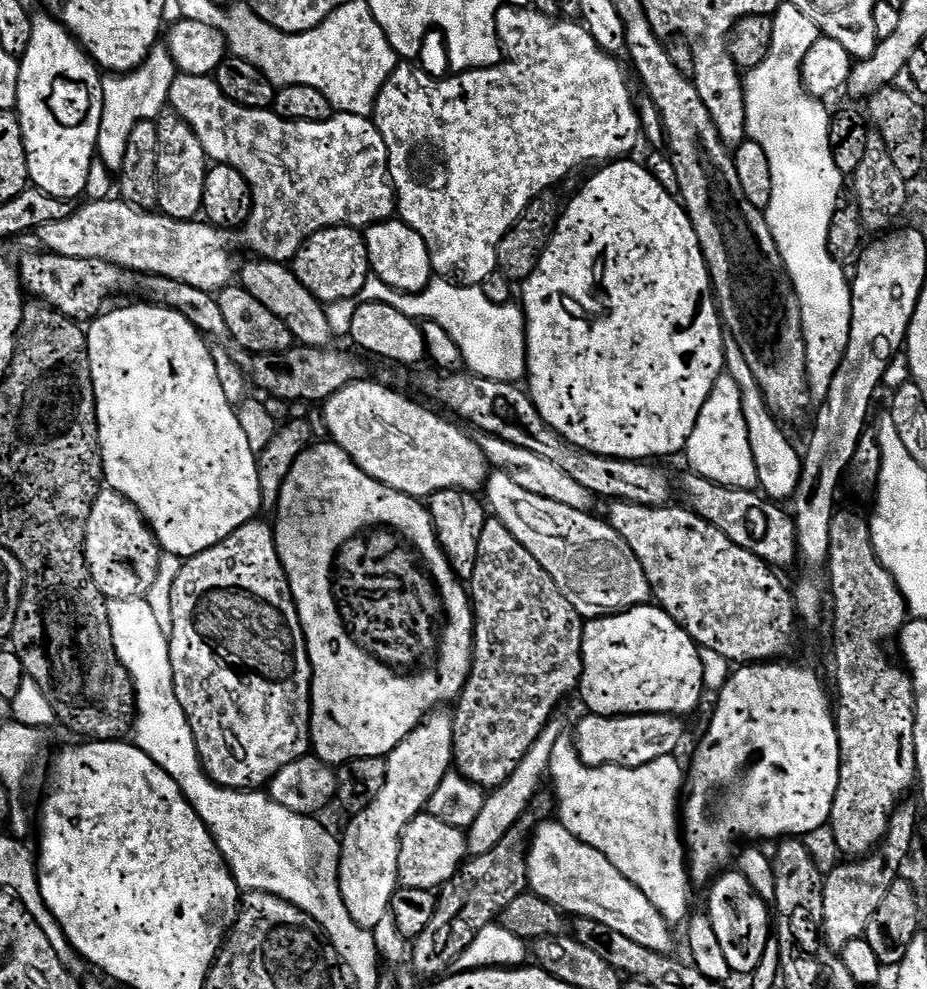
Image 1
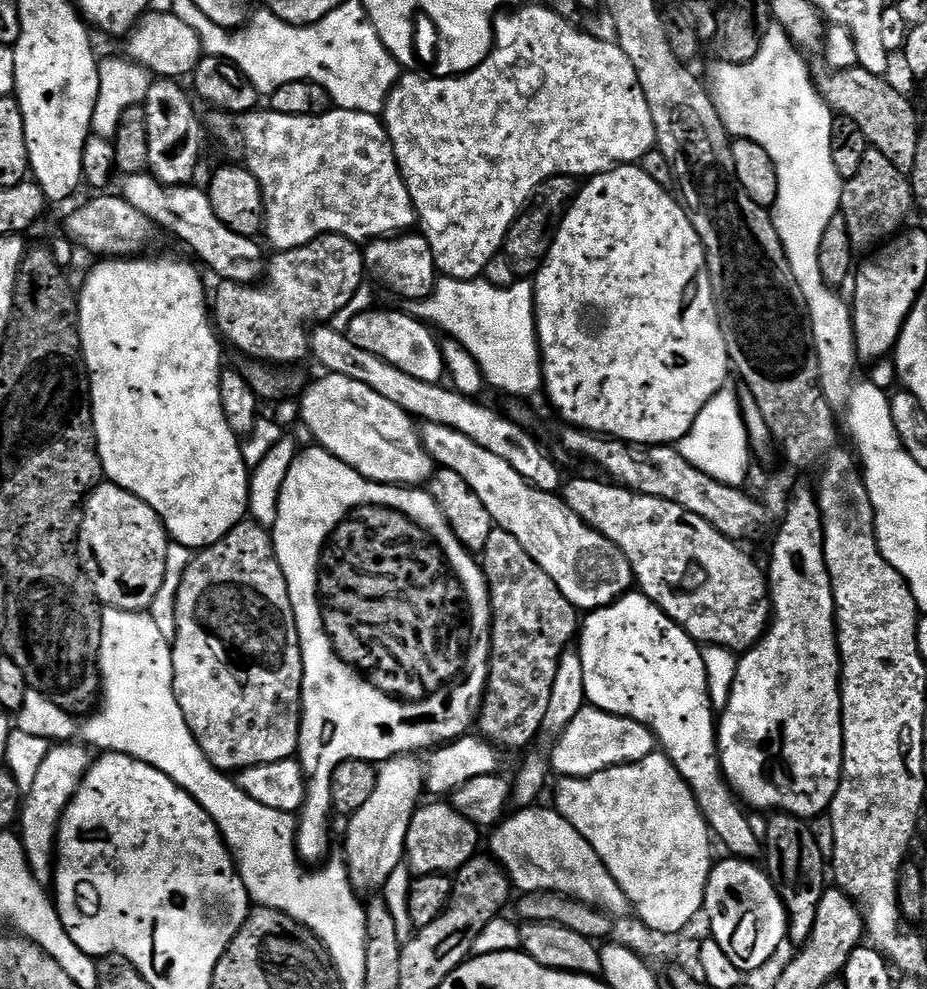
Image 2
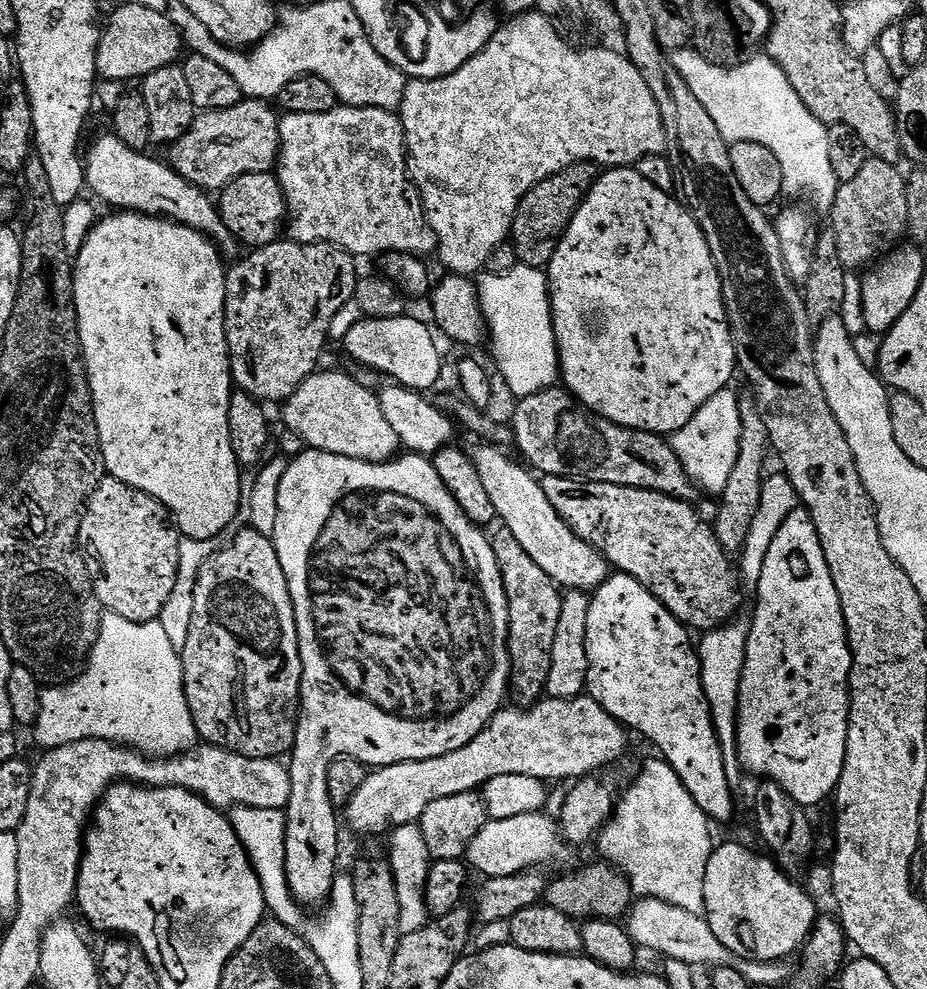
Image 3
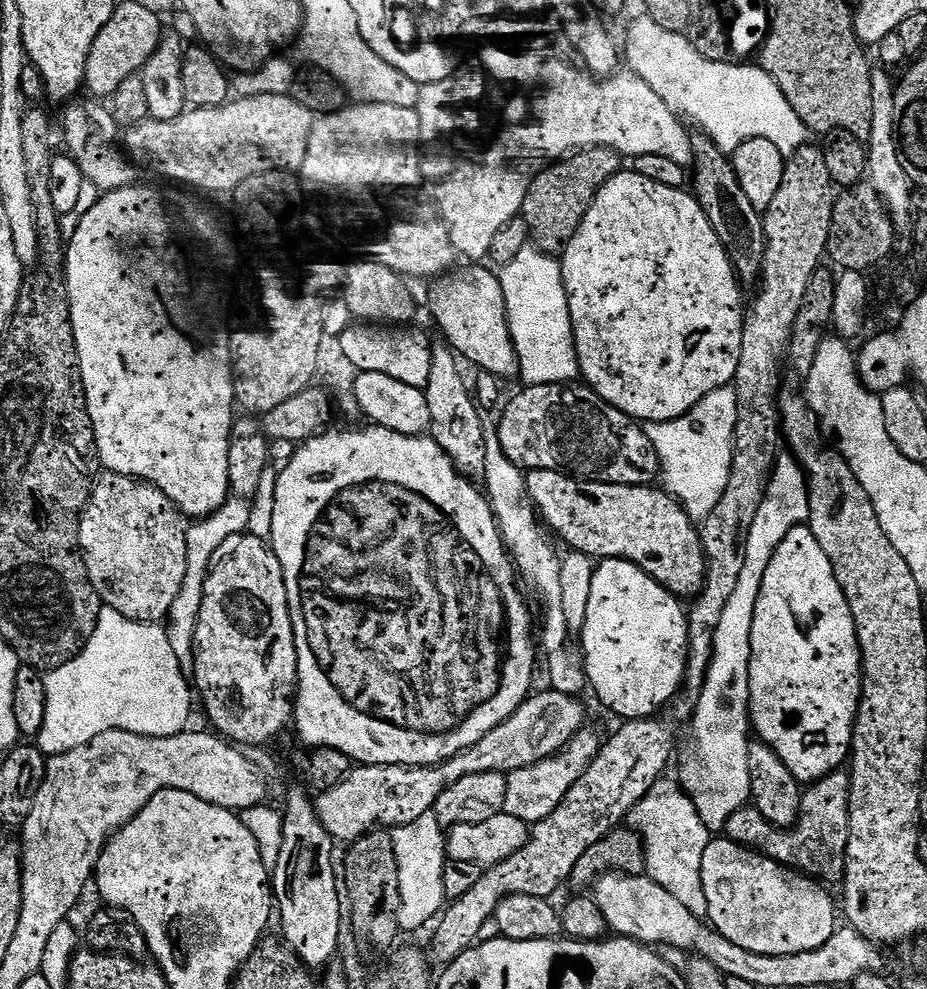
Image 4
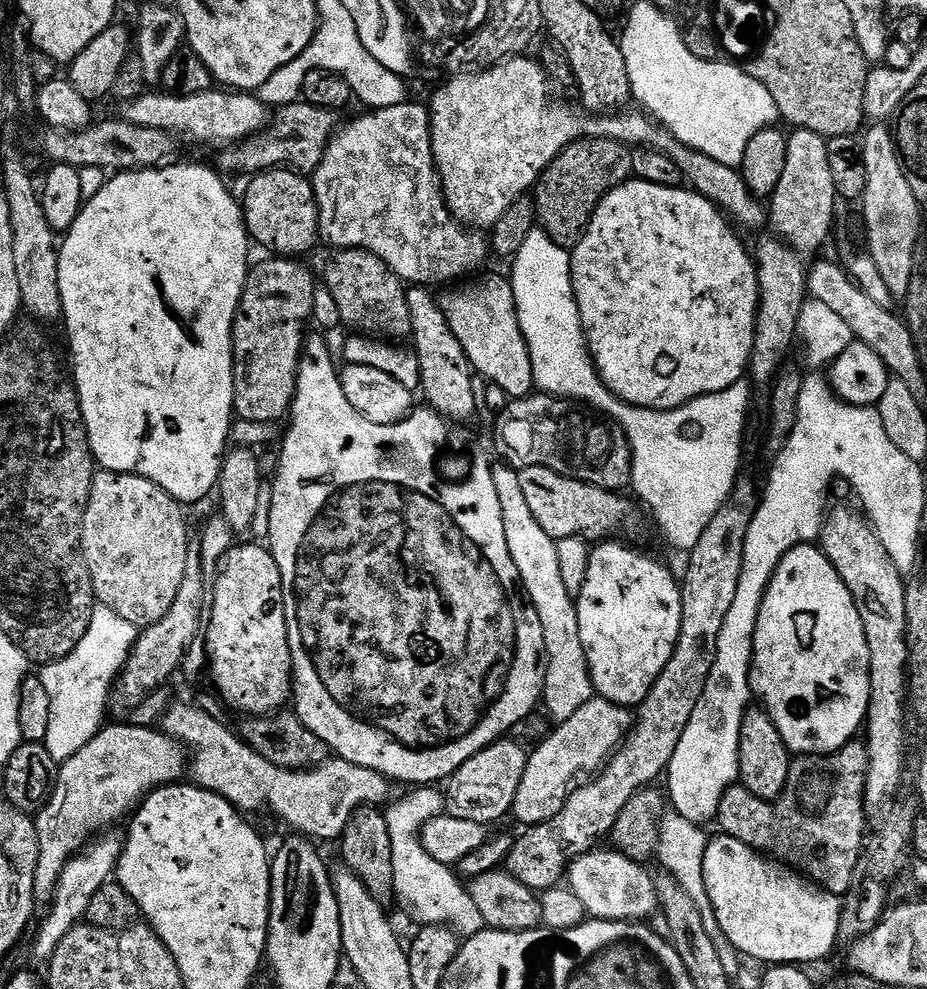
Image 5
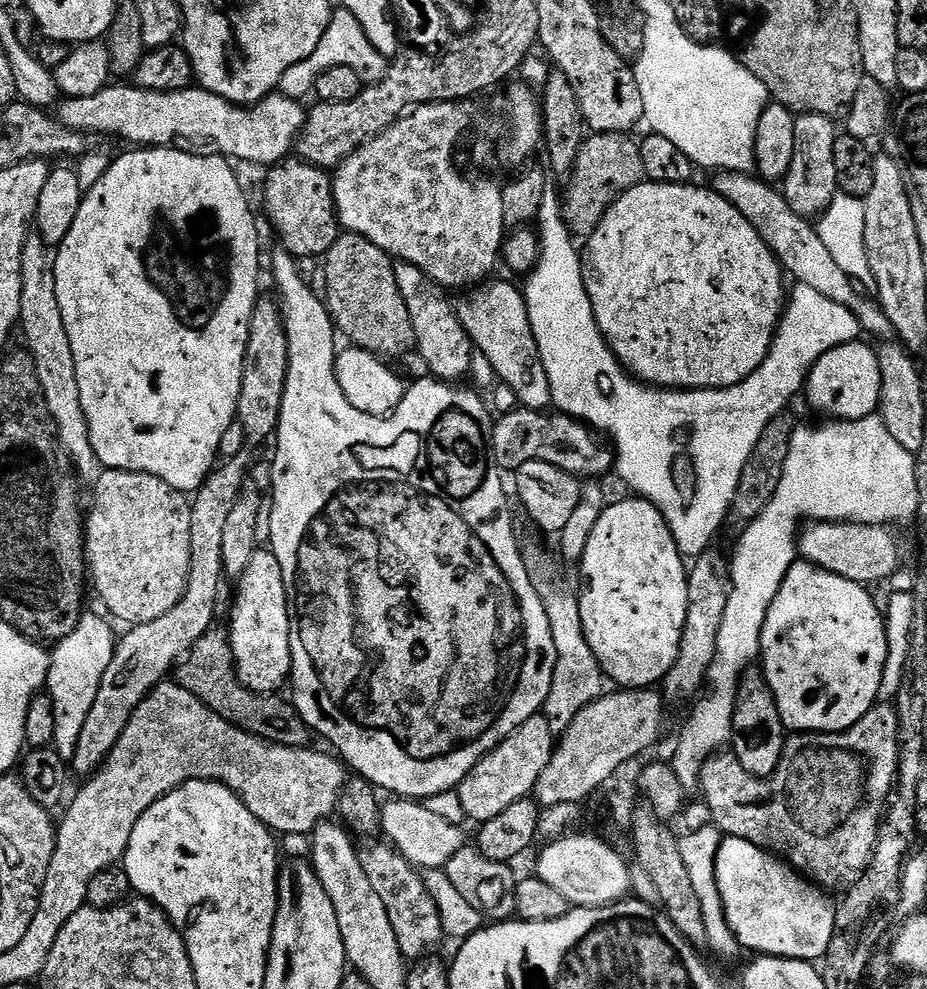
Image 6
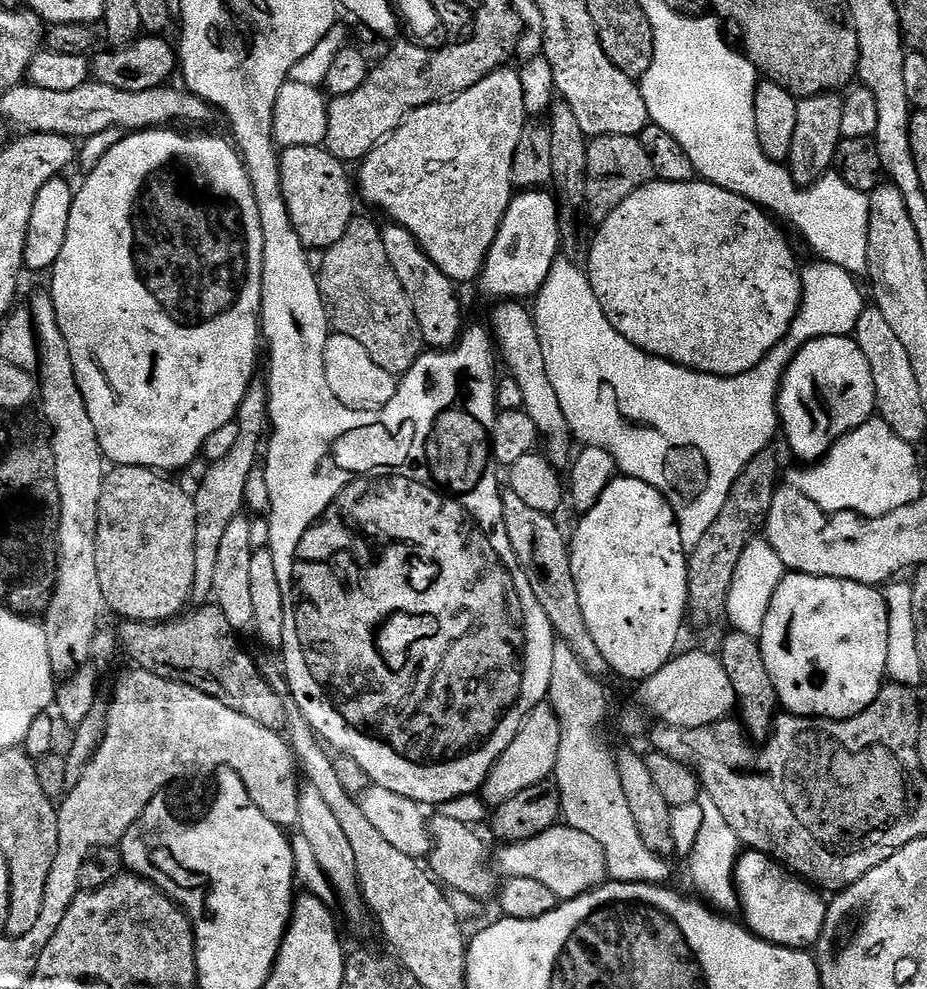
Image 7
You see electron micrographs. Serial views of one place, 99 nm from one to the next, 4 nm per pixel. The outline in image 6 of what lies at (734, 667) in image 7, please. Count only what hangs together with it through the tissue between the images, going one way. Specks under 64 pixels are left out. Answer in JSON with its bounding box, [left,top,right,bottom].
[731,667,786,778]

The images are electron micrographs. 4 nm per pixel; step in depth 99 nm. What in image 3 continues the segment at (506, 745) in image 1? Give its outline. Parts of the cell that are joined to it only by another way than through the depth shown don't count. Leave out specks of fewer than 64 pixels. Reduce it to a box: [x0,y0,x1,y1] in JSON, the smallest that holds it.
[490,527,563,706]

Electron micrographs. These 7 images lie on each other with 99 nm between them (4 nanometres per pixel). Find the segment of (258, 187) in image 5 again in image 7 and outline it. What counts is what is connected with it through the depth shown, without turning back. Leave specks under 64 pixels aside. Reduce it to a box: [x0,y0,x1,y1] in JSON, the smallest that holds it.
[279,146,358,250]

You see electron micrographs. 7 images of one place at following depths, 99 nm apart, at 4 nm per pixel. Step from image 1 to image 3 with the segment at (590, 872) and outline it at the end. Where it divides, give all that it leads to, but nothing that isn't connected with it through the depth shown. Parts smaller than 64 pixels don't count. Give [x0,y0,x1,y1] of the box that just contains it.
[467,812,570,877]

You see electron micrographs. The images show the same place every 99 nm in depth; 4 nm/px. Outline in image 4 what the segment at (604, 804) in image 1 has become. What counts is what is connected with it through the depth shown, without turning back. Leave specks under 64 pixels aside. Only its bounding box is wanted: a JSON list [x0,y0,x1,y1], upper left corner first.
[627,778,710,918]

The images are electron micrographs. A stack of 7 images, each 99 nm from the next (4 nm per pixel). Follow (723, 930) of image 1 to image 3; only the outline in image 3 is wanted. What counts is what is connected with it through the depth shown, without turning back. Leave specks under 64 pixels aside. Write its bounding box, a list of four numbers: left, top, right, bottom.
[704,842,818,962]

